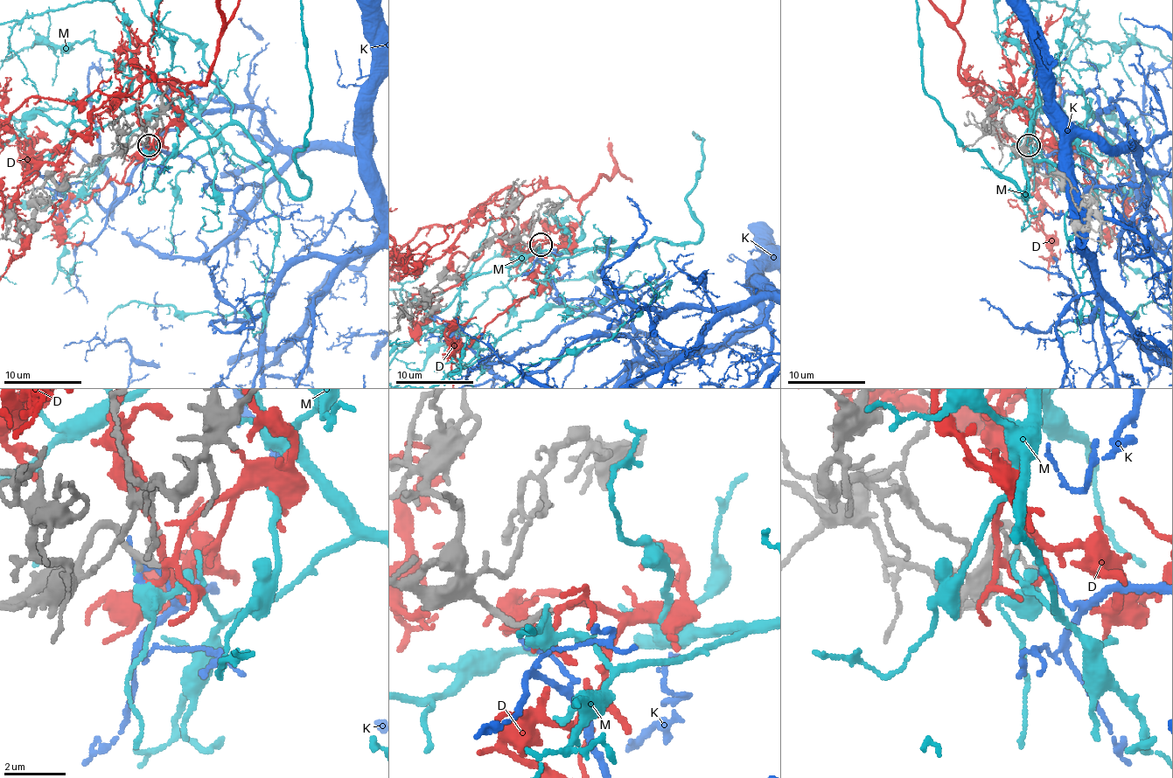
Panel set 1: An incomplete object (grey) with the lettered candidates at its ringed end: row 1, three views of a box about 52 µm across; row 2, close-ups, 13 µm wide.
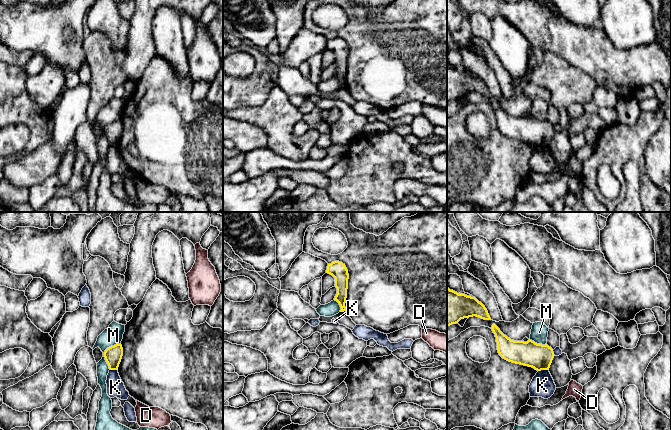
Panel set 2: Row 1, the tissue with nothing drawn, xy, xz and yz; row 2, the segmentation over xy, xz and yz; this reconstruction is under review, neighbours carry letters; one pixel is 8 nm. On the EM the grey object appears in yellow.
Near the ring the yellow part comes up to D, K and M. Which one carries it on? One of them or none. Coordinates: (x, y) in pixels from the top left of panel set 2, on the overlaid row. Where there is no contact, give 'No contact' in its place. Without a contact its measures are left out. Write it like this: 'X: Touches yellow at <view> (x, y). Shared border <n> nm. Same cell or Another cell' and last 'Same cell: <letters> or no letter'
D: No contact. Same cell
K: Touches yellow at yz (543, 369). Shared border 90 nm. Another cell
M: Touches yellow at xy (104, 352). Shared border 240 nm. Another cell
Same cell: D

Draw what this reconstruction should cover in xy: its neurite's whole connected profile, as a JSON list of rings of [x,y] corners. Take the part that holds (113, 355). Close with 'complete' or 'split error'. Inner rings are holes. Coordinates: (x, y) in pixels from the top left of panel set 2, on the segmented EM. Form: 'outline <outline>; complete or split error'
outline [[[121,343],[107,348],[104,352],[104,357],[110,370],[118,370],[122,356],[123,348]]]; complete

